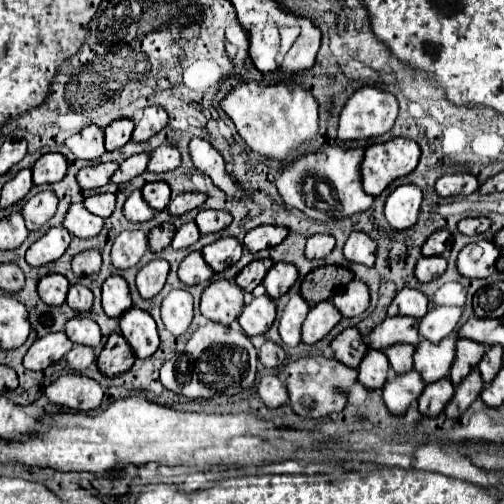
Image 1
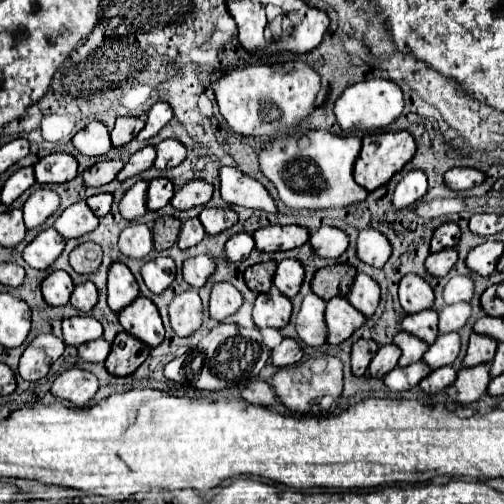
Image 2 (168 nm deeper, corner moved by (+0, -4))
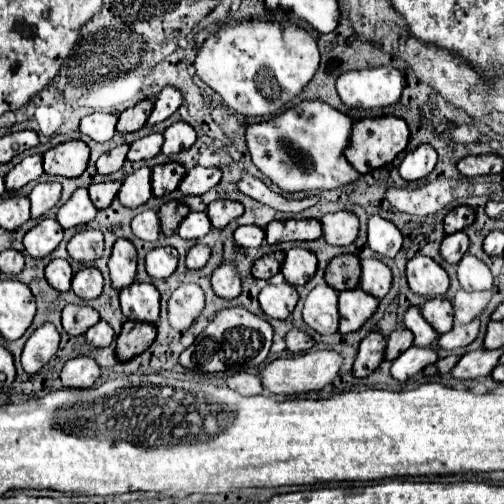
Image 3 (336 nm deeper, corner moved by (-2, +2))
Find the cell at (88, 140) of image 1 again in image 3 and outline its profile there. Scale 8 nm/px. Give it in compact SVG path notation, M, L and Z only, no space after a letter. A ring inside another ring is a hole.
M96 112L96 114L82 118L80 132L90 136L96 142L108 142L116 134L116 122L118 122L116 114Z

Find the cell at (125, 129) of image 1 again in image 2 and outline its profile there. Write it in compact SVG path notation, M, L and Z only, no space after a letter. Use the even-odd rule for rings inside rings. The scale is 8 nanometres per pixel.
M118 118L114 130L110 132L112 146L118 148L118 146L128 144L130 140L136 138L136 134L138 134L142 128L144 128L144 120L140 120L140 118Z

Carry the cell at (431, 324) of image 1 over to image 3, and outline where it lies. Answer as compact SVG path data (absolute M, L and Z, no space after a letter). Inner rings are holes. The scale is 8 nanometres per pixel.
M458 290L452 306L454 306L454 318L462 324L472 322L476 316L482 314L482 310L486 308L486 304L490 302L492 292L484 290L484 292L466 292L466 290Z

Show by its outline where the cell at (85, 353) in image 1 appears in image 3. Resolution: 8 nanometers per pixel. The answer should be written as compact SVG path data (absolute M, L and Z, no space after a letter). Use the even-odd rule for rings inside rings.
M100 320L98 324L94 324L88 332L86 332L86 340L88 344L96 346L96 348L102 348L102 346L110 346L112 340L114 340L114 330L108 322Z

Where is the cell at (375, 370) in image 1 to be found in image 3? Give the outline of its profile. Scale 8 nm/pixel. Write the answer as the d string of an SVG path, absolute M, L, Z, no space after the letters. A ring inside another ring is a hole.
M406 328L394 330L388 336L388 346L386 346L386 360L396 360L404 350L408 350L412 346L412 332Z

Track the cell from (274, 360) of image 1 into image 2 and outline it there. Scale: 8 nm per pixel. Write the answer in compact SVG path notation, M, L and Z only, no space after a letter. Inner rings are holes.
M284 338L282 344L278 344L272 350L272 366L276 368L284 368L284 366L292 366L302 358L302 350L300 346L292 340L292 338Z

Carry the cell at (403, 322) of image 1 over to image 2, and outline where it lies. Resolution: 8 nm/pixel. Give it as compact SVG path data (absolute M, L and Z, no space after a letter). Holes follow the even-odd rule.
M428 308L428 310L422 310L418 314L406 316L400 322L400 330L408 332L408 334L416 334L416 338L422 338L426 344L432 344L438 336L436 324L438 324L438 312Z

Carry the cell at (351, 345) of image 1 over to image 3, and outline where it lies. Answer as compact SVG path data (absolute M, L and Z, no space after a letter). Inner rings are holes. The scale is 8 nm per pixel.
M370 332L360 342L360 350L358 350L358 358L354 362L352 374L358 378L372 374L382 364L384 350L386 350L386 338L380 332Z

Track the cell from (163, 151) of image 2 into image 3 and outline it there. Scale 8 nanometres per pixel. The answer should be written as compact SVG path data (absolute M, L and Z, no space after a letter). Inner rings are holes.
M176 122L166 128L164 132L164 146L162 154L178 154L182 150L188 150L196 142L196 132L188 122Z

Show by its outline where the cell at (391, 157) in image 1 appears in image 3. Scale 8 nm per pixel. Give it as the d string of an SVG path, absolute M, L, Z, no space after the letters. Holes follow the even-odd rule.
M378 116L378 118L354 120L352 136L350 136L348 148L344 150L344 156L346 156L346 160L350 160L350 164L360 174L366 174L366 172L376 170L384 164L390 164L406 148L408 136L410 136L410 130L408 130L406 122L402 118L396 118L396 116Z

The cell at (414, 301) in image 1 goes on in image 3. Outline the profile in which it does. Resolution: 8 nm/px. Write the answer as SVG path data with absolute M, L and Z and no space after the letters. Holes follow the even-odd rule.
M416 256L408 262L406 278L408 278L412 292L422 294L426 298L444 296L450 286L450 278L446 270L426 256Z

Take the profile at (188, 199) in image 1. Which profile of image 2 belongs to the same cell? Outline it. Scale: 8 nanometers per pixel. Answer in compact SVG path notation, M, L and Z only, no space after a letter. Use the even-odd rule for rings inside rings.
M192 180L174 194L170 204L178 210L190 210L194 206L204 206L210 198L212 198L212 184L204 180Z

